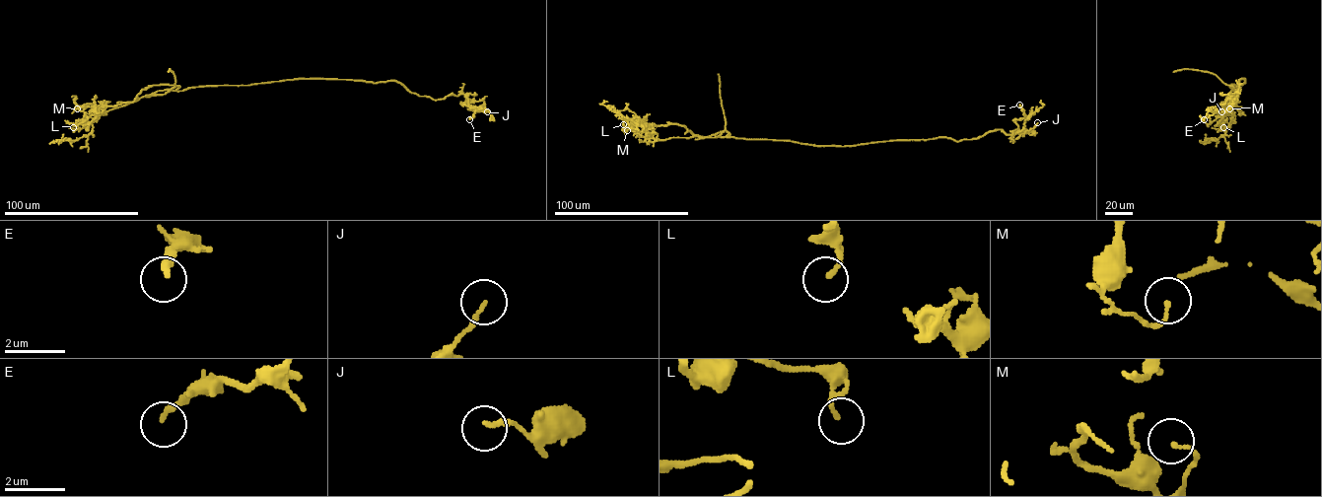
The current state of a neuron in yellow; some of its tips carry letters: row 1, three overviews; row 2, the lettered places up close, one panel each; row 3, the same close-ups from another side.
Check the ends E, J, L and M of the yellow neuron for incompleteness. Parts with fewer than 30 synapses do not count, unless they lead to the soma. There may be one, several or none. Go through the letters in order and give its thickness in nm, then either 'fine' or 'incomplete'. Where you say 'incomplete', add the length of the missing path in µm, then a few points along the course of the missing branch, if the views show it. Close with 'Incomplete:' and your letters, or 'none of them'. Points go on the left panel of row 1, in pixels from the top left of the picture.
E: 240 nm | fine
J: 140 nm | fine
L: 140 nm | fine
M: 120 nm | fine
Incomplete: none of them

